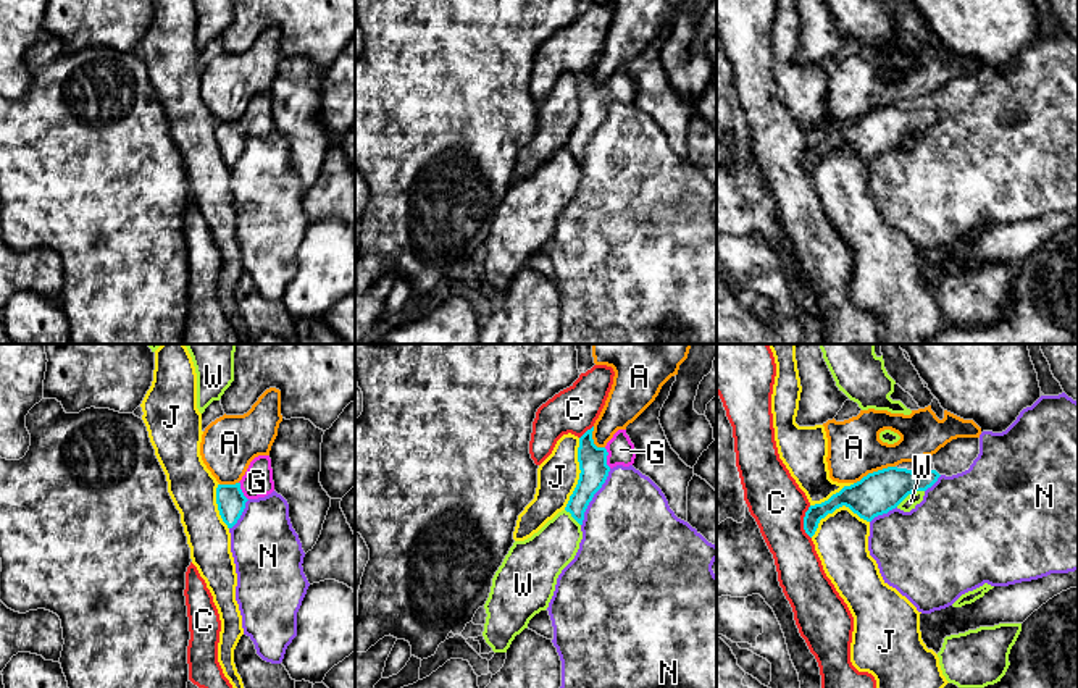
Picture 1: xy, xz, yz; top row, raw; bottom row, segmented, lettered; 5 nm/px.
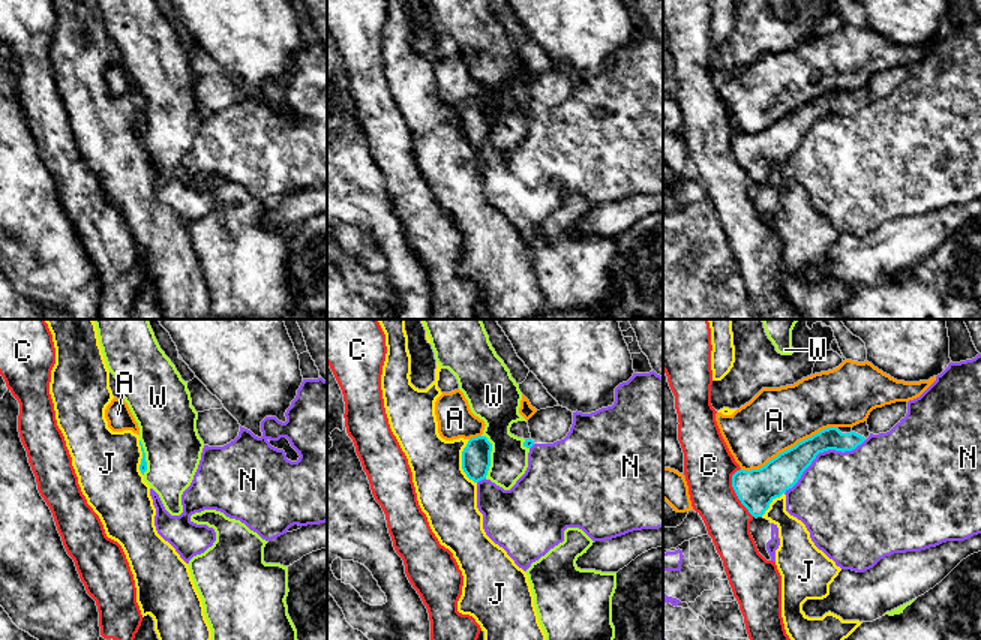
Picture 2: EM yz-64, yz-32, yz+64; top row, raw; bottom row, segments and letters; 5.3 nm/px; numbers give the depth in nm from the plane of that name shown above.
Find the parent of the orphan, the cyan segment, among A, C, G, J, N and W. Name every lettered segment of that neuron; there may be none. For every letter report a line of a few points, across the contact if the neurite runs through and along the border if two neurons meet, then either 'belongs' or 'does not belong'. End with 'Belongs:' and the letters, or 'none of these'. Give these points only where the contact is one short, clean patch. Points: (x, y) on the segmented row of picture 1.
A: does not belong
C: does not belong
G: belongs
J: does not belong
N: does not belong
W: line yz (923, 490), (909, 493), (896, 506); does not belong
Belongs: G

